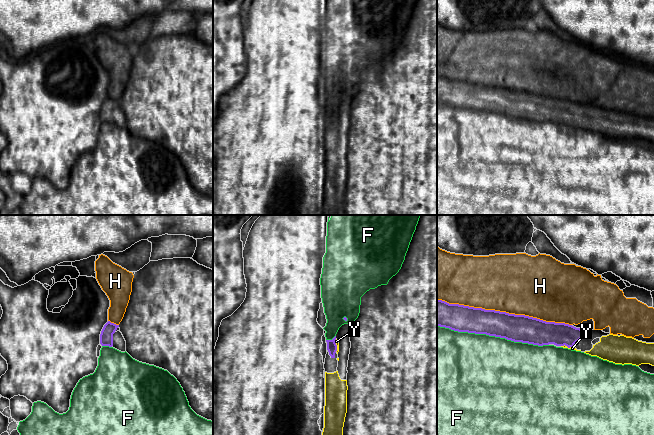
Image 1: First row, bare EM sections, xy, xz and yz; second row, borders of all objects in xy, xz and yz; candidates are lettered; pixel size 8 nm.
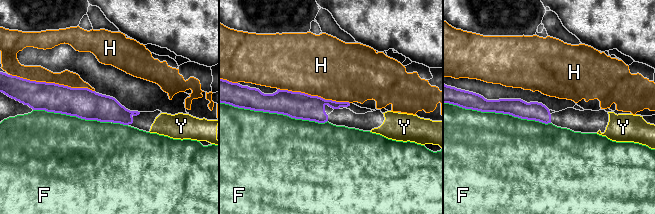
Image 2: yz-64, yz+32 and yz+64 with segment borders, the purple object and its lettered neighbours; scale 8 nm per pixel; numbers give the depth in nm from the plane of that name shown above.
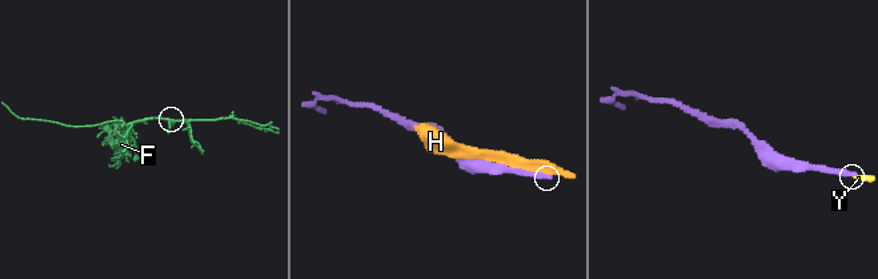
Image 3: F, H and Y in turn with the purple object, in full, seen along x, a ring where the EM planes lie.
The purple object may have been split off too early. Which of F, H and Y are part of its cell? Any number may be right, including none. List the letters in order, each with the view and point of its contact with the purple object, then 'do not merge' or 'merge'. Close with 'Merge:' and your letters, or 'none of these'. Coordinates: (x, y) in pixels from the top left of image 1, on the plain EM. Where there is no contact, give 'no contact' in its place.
F: meets purple in yz at (493, 111); do not merge
H: meets purple in yz at (504, 88); do not merge
Y: meets purple in xz at (336, 121); merge
Merge: Y

